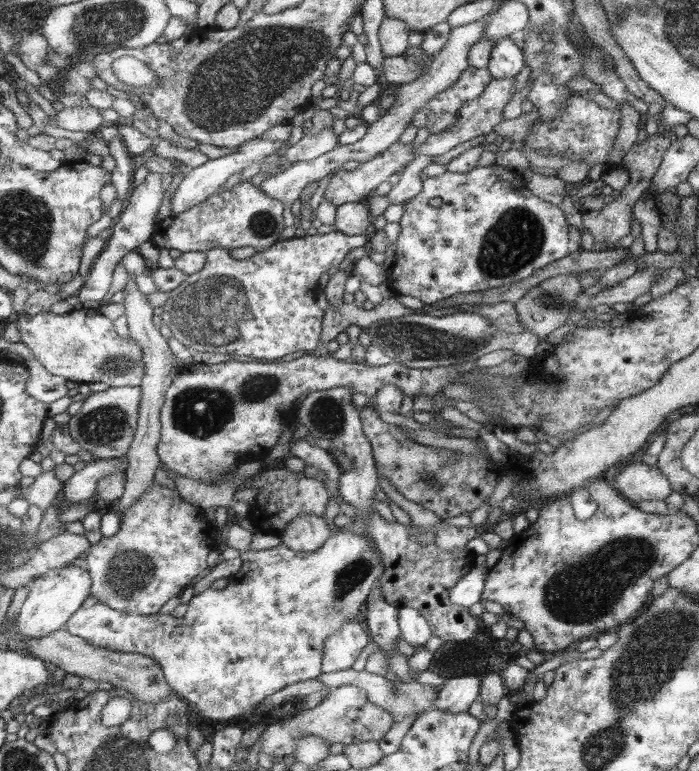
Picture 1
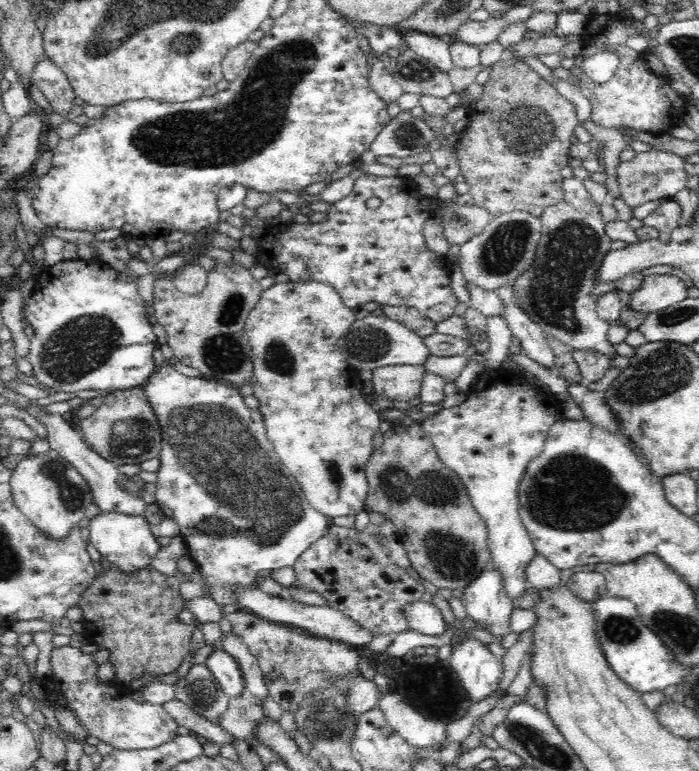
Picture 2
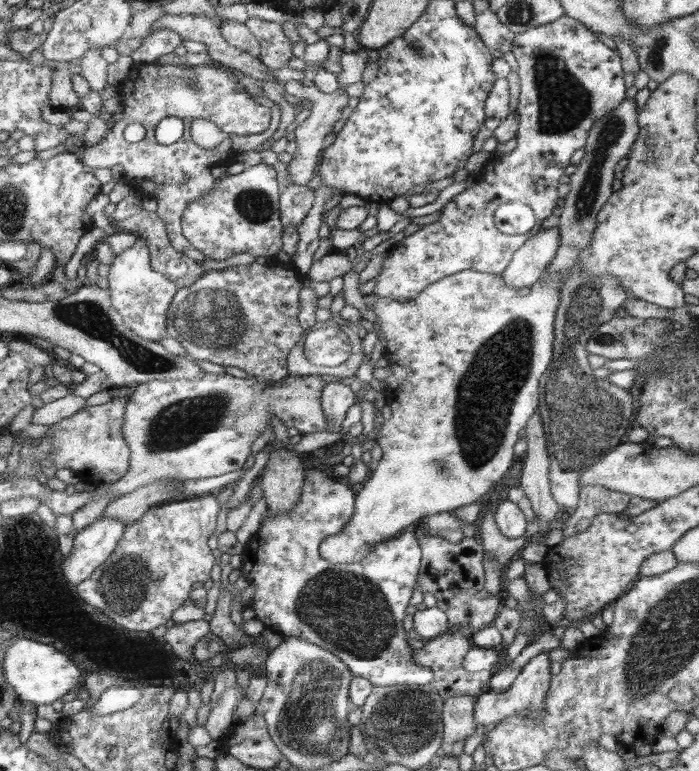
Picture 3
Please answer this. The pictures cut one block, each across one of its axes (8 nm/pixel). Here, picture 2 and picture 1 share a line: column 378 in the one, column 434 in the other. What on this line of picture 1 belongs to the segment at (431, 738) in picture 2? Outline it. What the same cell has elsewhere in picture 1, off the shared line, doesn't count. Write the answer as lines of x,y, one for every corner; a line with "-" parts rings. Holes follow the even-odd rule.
459,676
446,679
442,688
437,692
437,697
434,699
433,708
442,712
467,712
472,704
477,704
480,696
481,680
477,676

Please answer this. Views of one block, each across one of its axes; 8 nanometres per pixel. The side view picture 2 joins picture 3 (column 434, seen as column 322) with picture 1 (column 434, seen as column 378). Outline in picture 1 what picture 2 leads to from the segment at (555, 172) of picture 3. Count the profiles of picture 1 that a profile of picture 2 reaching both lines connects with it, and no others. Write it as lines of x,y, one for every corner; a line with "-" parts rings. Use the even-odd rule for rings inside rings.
492,164
484,168
477,167
470,172
444,172
438,176
423,179
423,187
418,195
402,204
404,212
399,220
401,226
398,233
398,240
395,244
396,261
392,267
392,274
388,276
386,284
394,294
412,296
420,299
424,305
430,306
457,294
470,292
483,292
490,288
508,286
518,280
524,280
534,274
535,270
544,268
547,264
560,260
570,254
570,240
568,240
568,222
562,214
562,210
556,205
540,199
528,190
528,180
524,180
522,171
513,172
510,168
504,168
497,164

